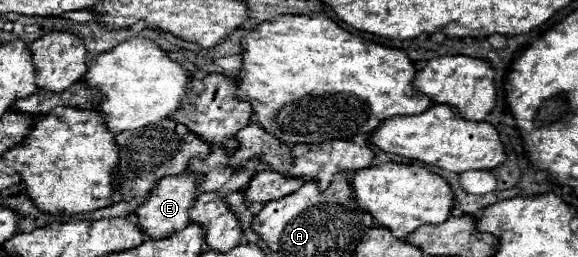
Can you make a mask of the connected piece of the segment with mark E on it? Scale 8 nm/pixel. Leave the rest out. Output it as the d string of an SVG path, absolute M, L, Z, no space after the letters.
M190 171L180 173L180 175L172 175L172 177L164 177L150 191L150 197L146 199L146 203L136 209L138 225L142 227L142 231L148 233L152 239L162 239L162 237L170 237L172 233L188 227L192 223L190 209L198 197L198 179L200 179L198 173L190 173Z

